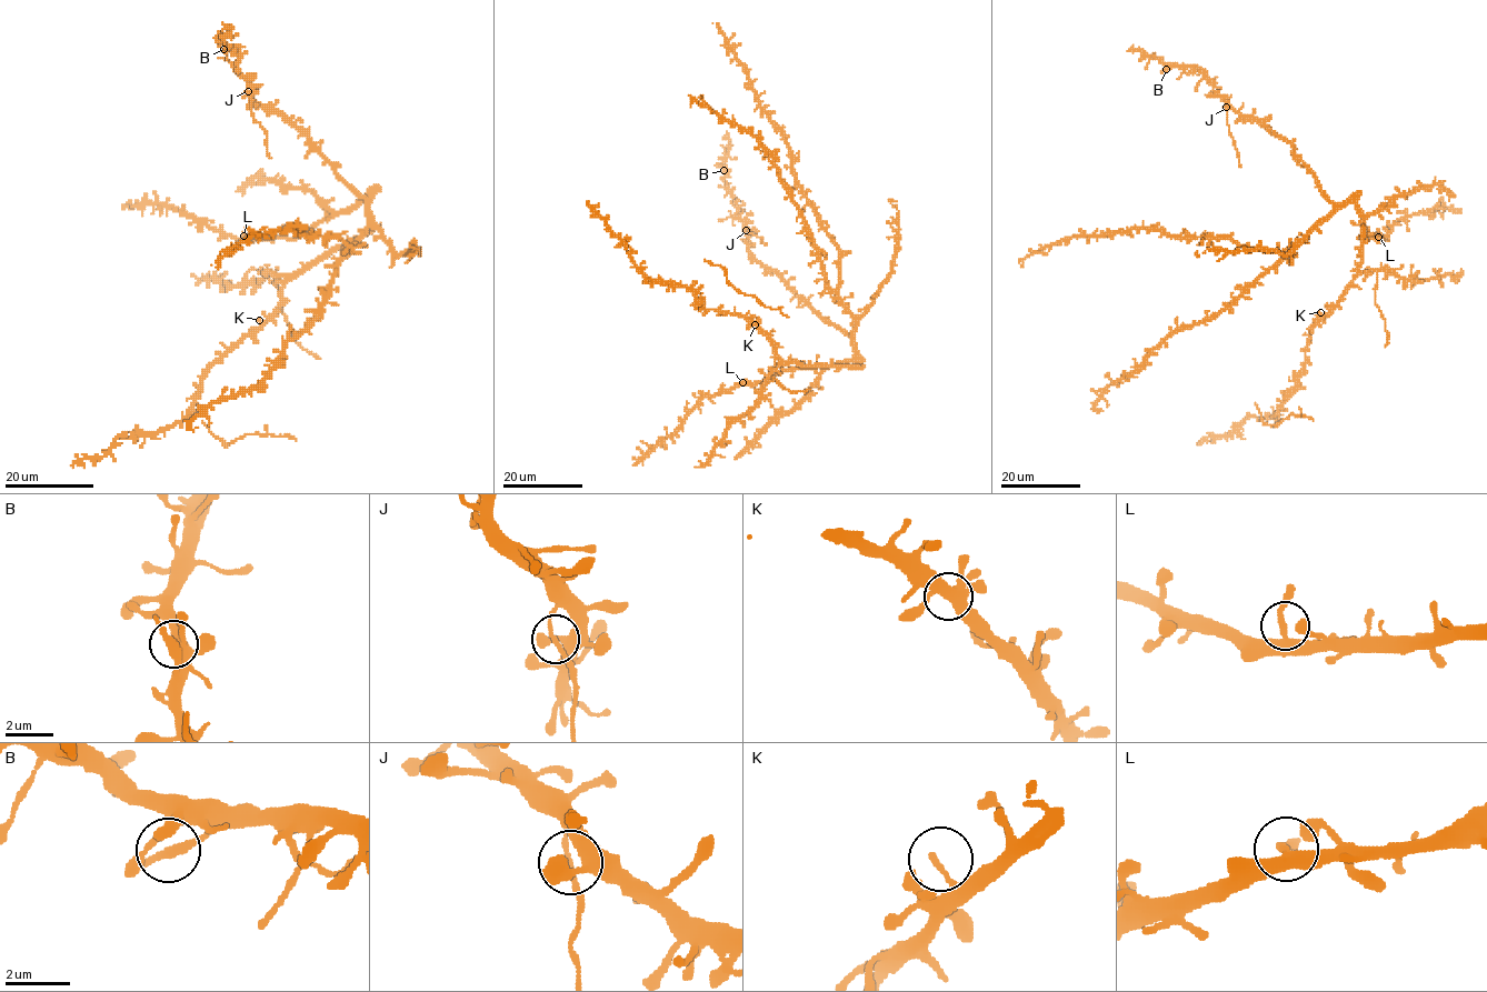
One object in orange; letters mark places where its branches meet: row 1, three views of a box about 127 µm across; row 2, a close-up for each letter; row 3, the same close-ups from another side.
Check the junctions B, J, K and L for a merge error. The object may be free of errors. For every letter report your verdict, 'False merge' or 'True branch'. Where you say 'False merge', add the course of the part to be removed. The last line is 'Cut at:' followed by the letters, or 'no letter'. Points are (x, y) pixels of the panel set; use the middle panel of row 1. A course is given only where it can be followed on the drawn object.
B: True branch
J: False merge. Course of the part to remove: (746, 230), (762, 239), (766, 246)
K: True branch
L: True branch
Cut at: J

